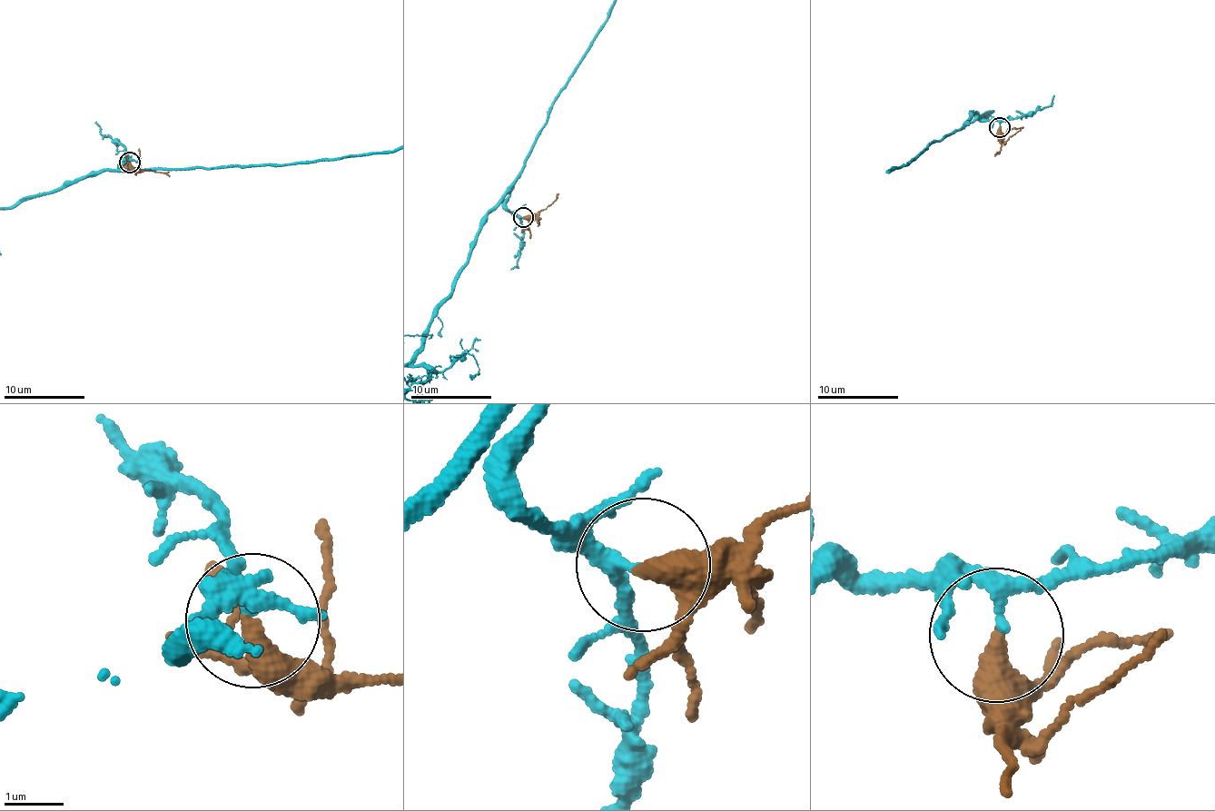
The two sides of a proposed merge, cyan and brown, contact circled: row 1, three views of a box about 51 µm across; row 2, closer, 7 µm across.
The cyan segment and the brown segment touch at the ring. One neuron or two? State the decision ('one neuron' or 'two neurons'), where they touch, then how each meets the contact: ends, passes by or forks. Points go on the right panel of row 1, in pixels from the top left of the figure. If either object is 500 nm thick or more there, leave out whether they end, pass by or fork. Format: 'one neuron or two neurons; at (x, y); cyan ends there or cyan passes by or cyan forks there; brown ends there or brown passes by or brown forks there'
one neuron; at (999, 127); cyan passes by; brown ends there

